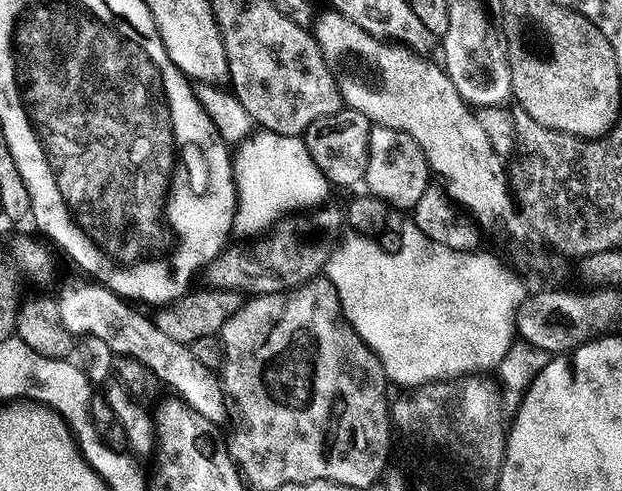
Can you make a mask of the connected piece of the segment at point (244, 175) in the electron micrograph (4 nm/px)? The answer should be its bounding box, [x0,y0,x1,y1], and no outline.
[232,130,330,238]

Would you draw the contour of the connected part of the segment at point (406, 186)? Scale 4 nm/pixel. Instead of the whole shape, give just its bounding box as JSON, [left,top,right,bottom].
[363,127,430,209]

